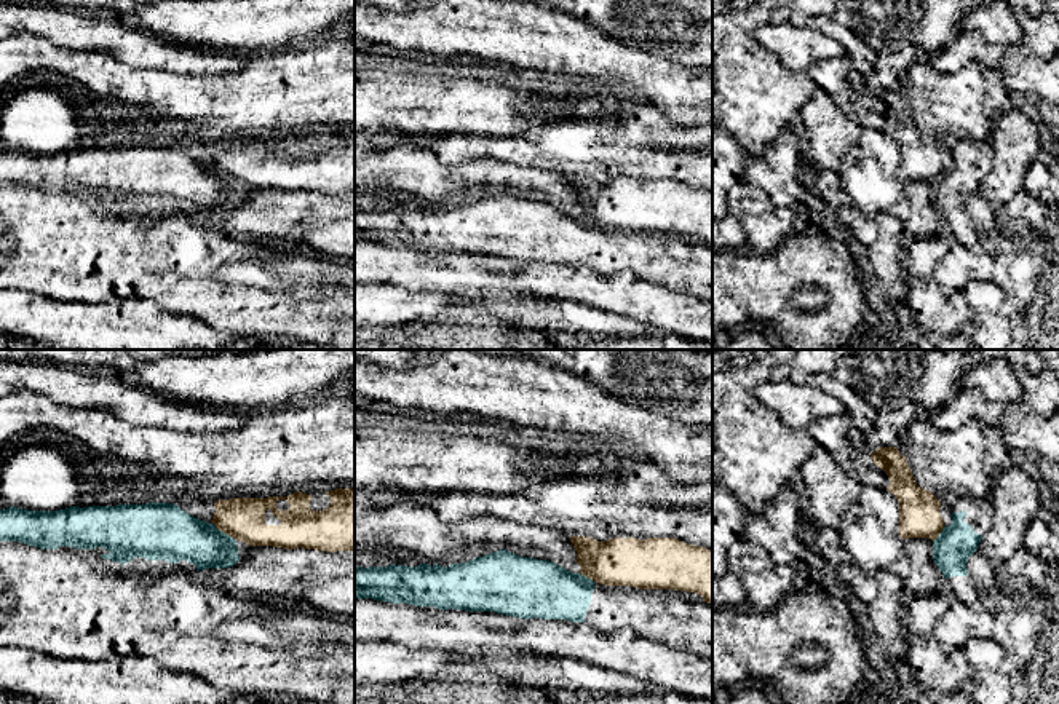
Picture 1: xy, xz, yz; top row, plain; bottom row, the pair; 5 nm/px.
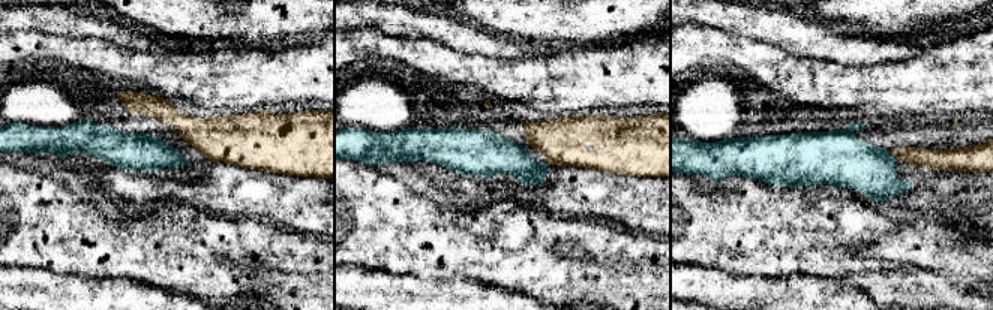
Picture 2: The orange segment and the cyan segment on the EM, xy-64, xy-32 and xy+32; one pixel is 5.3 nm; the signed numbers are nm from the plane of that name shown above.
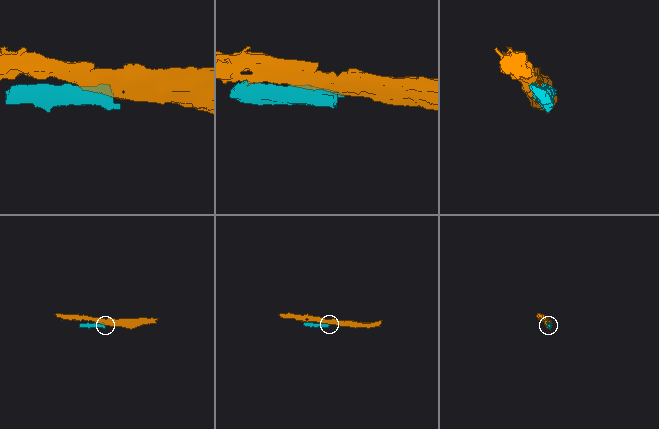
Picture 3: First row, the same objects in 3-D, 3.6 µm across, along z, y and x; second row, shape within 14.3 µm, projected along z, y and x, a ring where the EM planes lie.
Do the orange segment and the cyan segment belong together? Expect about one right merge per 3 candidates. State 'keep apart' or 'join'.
keep apart

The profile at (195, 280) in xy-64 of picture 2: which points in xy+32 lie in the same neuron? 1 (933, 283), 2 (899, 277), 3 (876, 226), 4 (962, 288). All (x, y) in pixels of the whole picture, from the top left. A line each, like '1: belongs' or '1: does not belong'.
1: belongs
2: belongs
3: belongs
4: belongs

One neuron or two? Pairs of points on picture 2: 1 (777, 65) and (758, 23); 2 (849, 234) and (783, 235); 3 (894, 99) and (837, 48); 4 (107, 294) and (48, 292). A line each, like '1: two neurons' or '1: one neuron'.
1: two neurons
2: one neuron
3: two neurons
4: one neuron

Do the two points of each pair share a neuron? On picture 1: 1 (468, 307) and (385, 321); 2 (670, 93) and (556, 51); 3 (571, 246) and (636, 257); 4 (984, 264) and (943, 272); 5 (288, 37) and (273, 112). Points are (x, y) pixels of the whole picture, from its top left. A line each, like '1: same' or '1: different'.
1: same
2: same
3: same
4: same
5: different

